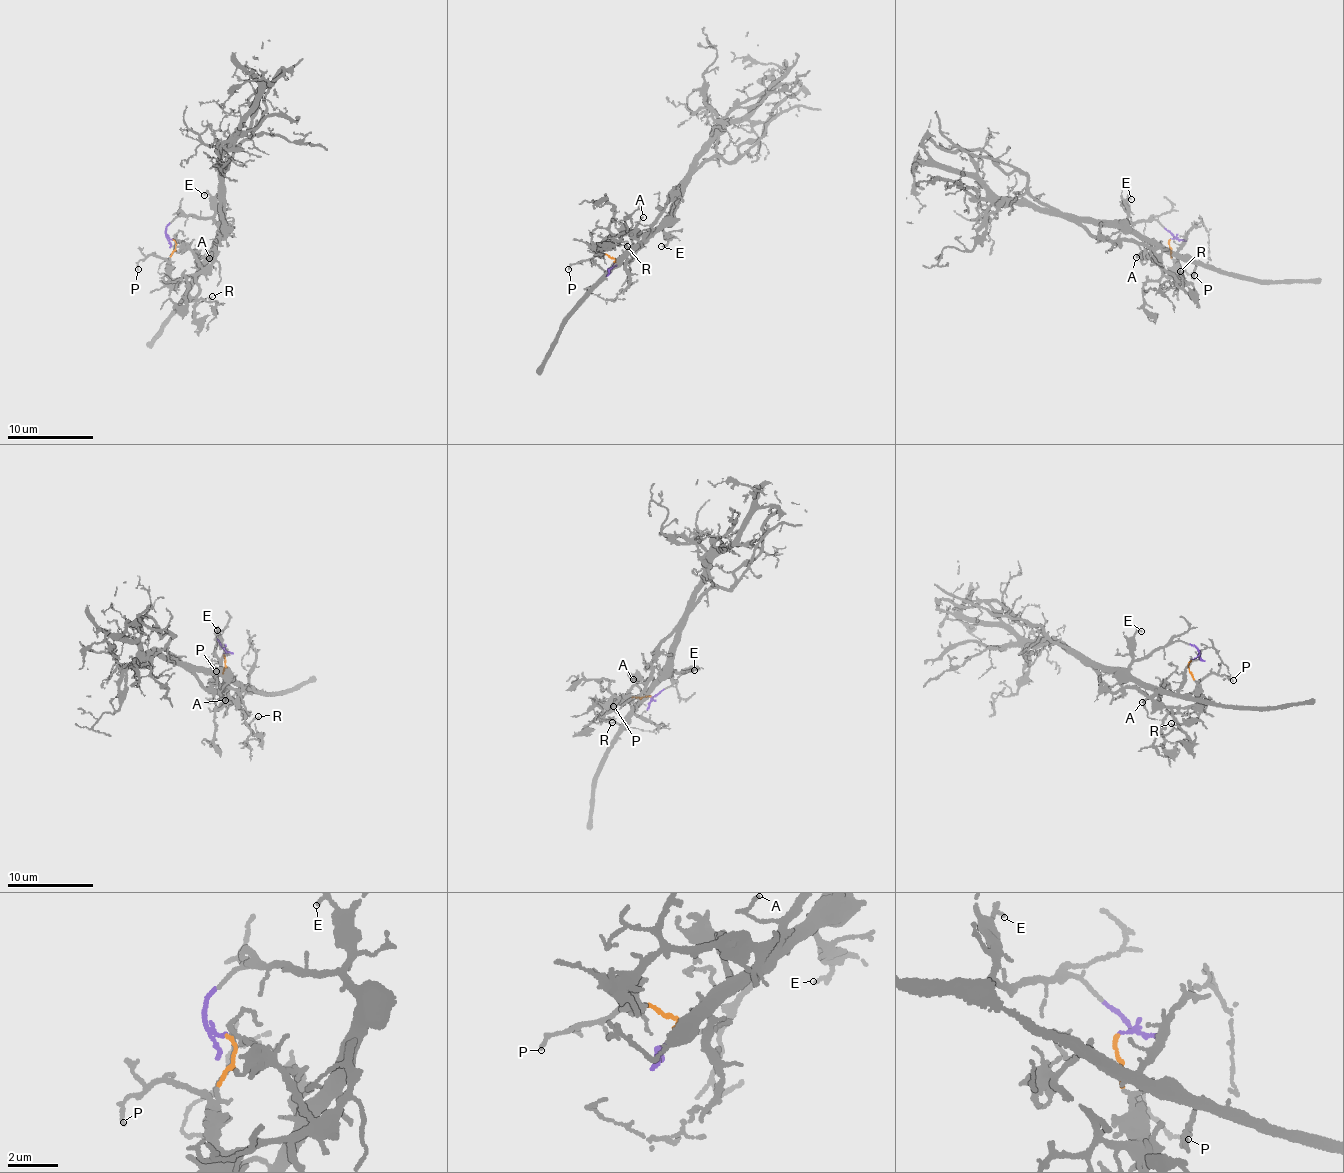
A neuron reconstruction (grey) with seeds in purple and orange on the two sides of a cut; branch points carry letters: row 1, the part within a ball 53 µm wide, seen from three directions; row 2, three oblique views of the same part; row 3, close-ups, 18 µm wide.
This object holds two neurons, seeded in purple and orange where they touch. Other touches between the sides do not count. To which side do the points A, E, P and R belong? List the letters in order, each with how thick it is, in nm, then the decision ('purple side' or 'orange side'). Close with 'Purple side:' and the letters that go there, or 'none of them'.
A: calibre 110 nm; orange side
E: calibre 160 nm; purple side
P: calibre 120 nm; orange side
R: calibre 120 nm; orange side
Purple side: E

